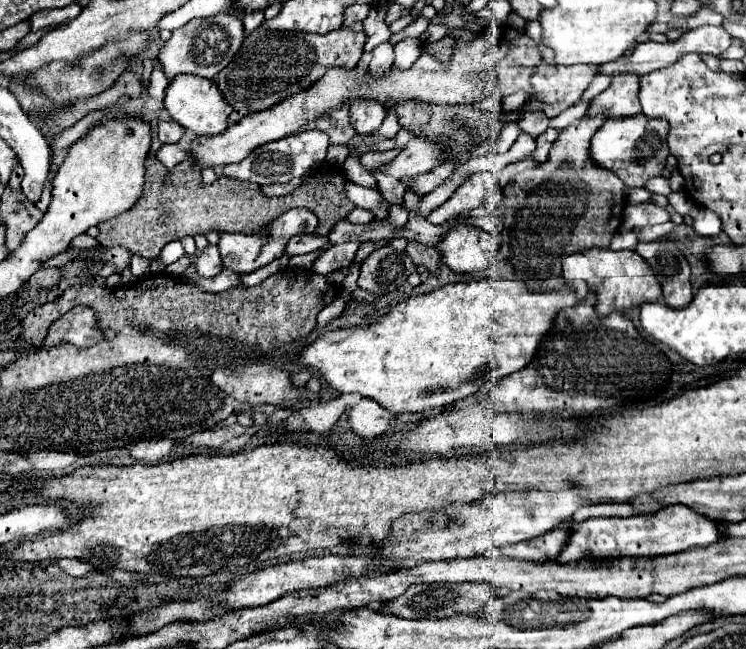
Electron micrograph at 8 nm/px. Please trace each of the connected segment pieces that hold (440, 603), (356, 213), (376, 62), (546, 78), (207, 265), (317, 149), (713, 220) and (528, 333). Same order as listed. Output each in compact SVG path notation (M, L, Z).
M419 583L419 585L411 585L411 589L405 591L401 597L381 603L379 611L395 613L405 619L419 619L419 617L439 617L441 619L441 617L451 617L457 613L467 613L467 605L469 605L469 615L479 615L481 605L491 597L493 597L493 593L491 593L489 583L453 583L453 585Z
M359 207L353 209L347 217L351 223L371 223L373 221L373 213L367 209L359 209Z
M391 43L377 45L373 49L373 59L369 63L369 73L373 77L379 77L379 75L387 73L391 69L391 65L393 65L393 59L395 59L395 55L393 55L393 45Z
M541 61L537 65L537 73L531 77L533 97L541 97L545 101L543 113L547 117L557 117L561 111L571 107L575 101L581 99L583 91L591 85L593 77L597 75L599 65L549 65Z
M207 245L203 251L195 253L191 259L191 265L195 267L199 277L215 277L223 269L217 245Z
M299 131L293 135L287 135L283 139L265 143L257 149L253 149L243 161L239 163L231 163L225 165L221 169L223 175L227 177L235 177L235 179L247 179L253 181L257 185L273 185L273 183L289 183L293 177L303 177L307 173L311 173L313 169L321 167L327 155L327 147L329 147L329 135L323 131Z
M693 207L691 217L693 217L693 229L699 235L709 237L709 235L721 233L721 219L713 211L709 211L705 207Z
M479 279L443 285L431 293L409 297L391 307L377 323L369 327L335 329L321 335L297 355L297 365L317 371L335 393L359 393L377 401L391 413L425 411L431 407L451 405L479 391L489 379L503 379L523 369L535 355L539 341L553 327L553 317L563 307L577 303L569 287L551 293L537 293L525 281Z

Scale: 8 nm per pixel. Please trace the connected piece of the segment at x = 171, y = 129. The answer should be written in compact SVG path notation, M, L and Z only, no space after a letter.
M159 121L157 137L161 143L177 143L183 135L185 129L181 129L181 125L177 125L175 121Z

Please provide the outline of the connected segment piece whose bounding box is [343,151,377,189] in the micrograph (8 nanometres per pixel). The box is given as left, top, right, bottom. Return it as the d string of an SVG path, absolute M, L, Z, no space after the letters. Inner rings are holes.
M351 153L347 157L347 161L343 163L345 175L351 183L361 185L361 187L369 187L369 189L377 189L377 179L371 175L371 171L367 171L361 163L359 163L359 153Z

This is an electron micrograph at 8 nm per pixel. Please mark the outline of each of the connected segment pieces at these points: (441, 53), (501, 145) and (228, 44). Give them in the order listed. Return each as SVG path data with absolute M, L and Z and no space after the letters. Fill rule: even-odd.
M443 37L439 41L433 43L423 43L421 51L429 49L429 53L433 53L433 57L441 57L443 61L449 61L449 53L453 53L453 37Z
M507 125L503 131L501 131L501 137L499 137L499 141L495 141L495 143L487 143L487 145L483 145L483 147L477 147L477 151L473 153L475 157L483 157L483 155L487 155L487 153L505 153L513 143L515 143L515 139L517 139L517 135L521 133L521 129L517 127L517 125Z
M221 13L205 19L191 19L187 25L171 33L171 37L159 49L157 61L161 63L161 69L169 81L179 73L191 73L213 79L235 57L243 43L243 37L243 23L235 15Z

